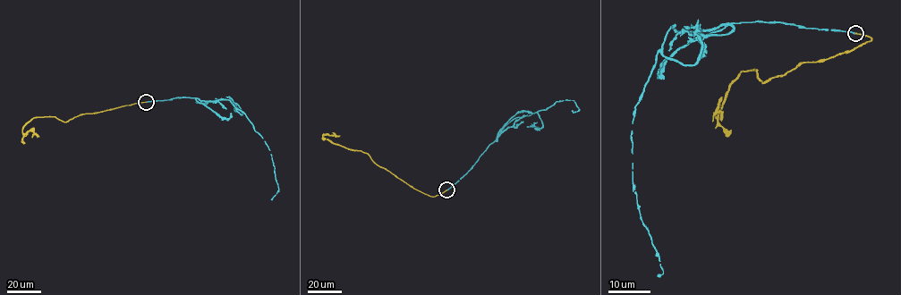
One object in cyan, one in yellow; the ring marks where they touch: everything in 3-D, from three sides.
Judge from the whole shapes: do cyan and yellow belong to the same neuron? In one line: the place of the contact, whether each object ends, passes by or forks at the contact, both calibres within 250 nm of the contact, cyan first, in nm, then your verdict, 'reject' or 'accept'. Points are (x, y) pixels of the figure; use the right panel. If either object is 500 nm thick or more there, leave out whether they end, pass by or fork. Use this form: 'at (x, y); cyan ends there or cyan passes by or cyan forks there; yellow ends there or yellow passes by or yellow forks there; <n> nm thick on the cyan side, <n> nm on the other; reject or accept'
at (855, 33); cyan ends there; yellow ends there; 170 nm thick on the cyan side, 200 nm on the other; accept

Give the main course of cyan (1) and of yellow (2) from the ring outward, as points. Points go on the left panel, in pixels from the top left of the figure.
1: (146, 102), (177, 97), (228, 99), (244, 114), (269, 150), (278, 189), (271, 199)
2: (146, 102), (80, 114), (65, 122), (55, 117), (32, 118), (24, 126), (22, 132), (31, 131), (39, 137)

